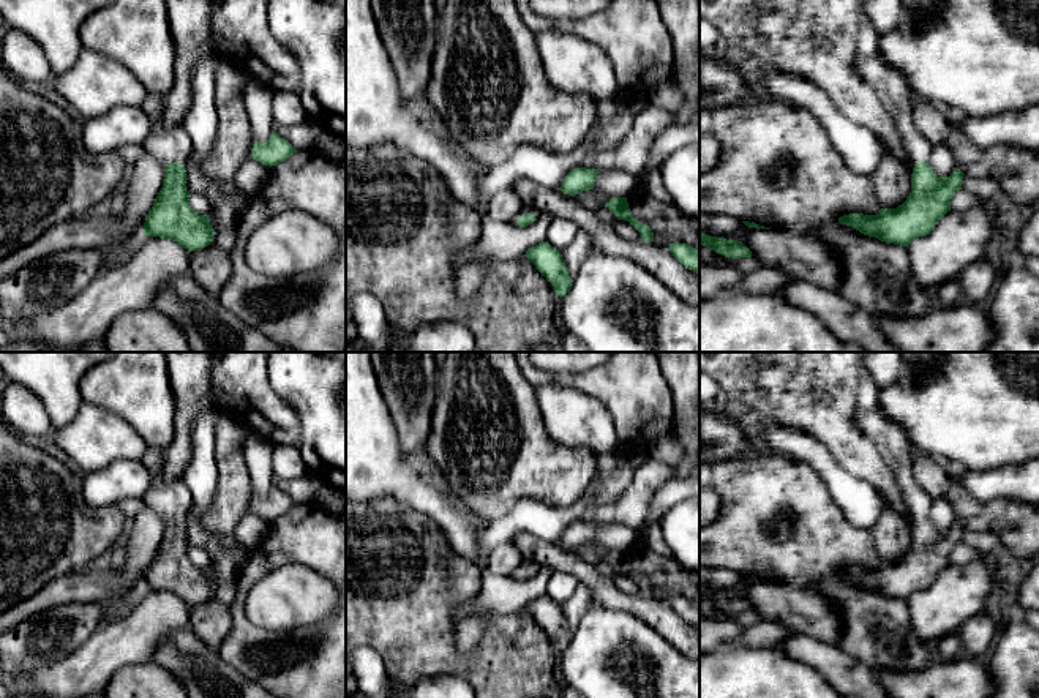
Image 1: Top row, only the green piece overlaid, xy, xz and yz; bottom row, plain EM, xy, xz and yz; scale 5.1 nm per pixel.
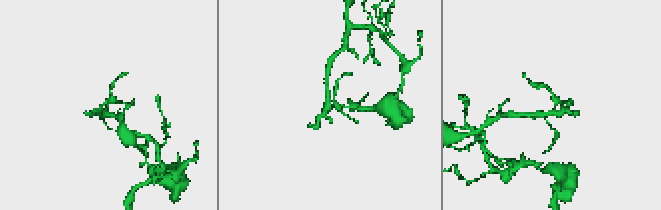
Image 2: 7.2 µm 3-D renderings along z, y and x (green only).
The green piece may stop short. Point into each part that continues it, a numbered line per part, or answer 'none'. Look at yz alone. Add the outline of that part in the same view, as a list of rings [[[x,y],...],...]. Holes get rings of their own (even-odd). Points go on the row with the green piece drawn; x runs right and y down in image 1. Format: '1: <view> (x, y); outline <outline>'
1: yz (891, 86); outline [[[861,14],[854,69],[875,90],[892,117],[914,167],[917,161],[928,163],[932,144],[913,120],[913,92],[905,74],[892,68],[878,52],[878,35],[867,16]]]

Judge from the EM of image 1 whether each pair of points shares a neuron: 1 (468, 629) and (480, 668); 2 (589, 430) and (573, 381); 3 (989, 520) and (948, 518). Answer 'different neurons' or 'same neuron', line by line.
1: different neurons
2: different neurons
3: different neurons

